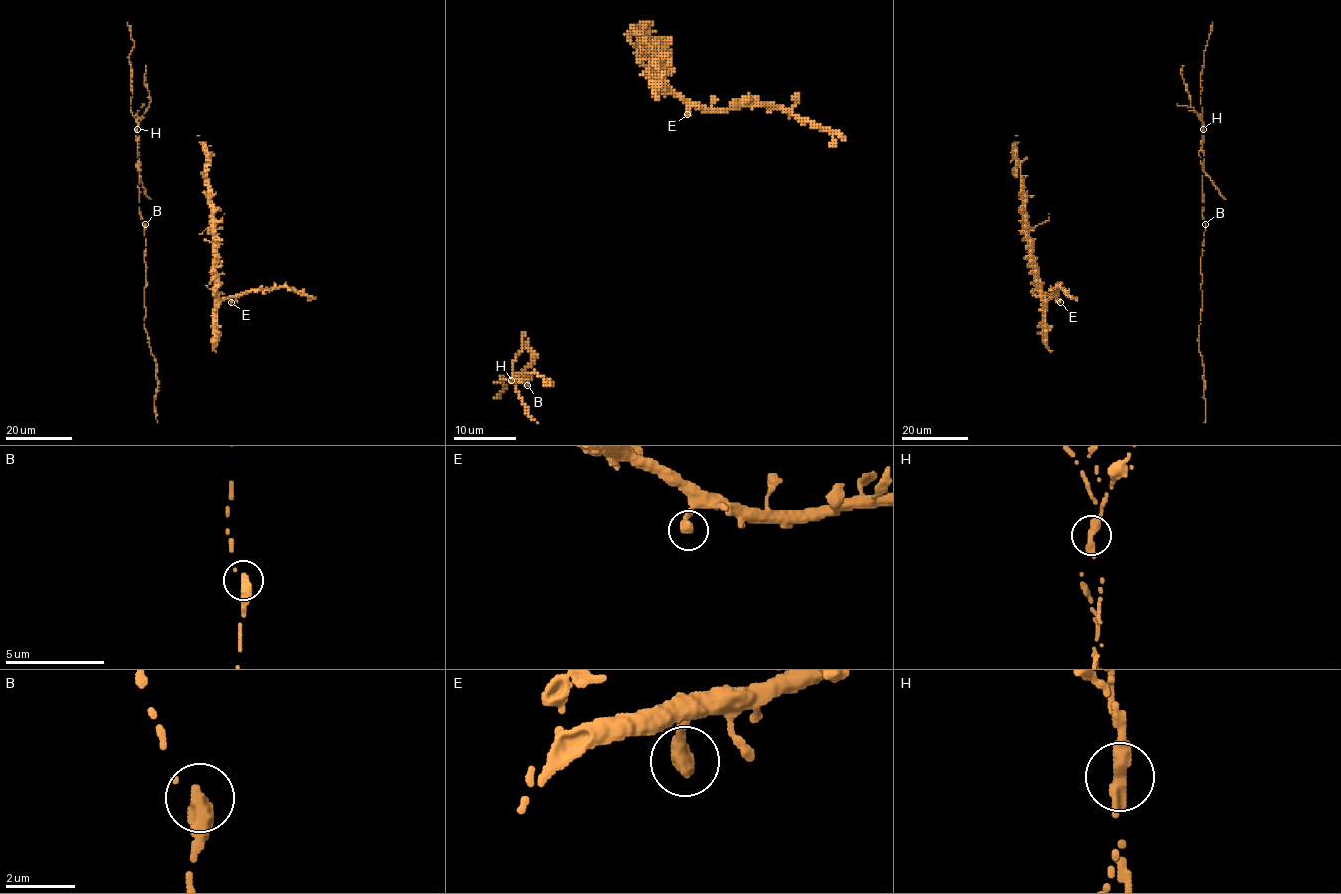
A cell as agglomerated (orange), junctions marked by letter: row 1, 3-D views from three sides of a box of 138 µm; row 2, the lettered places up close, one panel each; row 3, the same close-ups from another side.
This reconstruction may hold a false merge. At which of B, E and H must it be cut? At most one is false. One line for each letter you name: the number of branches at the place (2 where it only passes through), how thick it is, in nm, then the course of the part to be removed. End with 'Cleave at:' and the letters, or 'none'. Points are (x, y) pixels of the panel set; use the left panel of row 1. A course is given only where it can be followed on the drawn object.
H: Branches: 1. Thickness 550 nm. Course of the part to remove: (137, 129), (137, 168), (145, 194), (150, 199)
Cleave at: H

